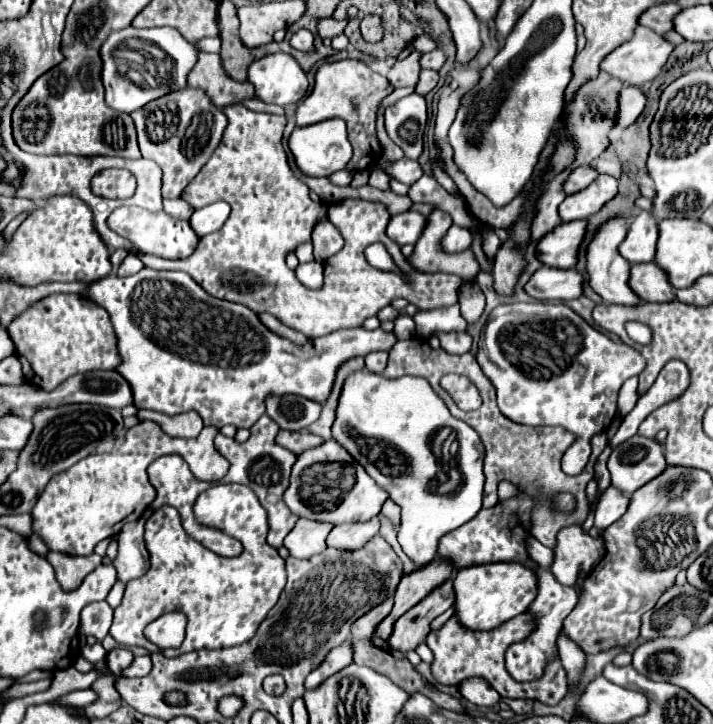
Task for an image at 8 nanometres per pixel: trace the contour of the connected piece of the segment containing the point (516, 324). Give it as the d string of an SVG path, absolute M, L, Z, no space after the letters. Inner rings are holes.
M563 303L499 305L489 315L489 321L485 325L485 339L475 357L483 373L497 389L497 405L501 415L505 415L513 423L531 427L561 425L563 429L577 435L575 447L569 447L561 459L561 469L567 475L579 475L579 471L583 471L591 453L589 439L597 433L607 431L617 413L617 397L621 385L631 375L639 375L645 369L645 359L633 347L611 341L607 335L593 329L589 323L585 323L585 319L581 319Z

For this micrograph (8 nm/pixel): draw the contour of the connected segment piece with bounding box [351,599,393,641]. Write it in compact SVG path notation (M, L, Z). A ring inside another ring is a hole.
M387 599L381 605L377 605L375 609L371 609L365 617L357 619L351 627L351 637L357 641L357 639L365 639L365 637L375 635L375 627L391 613L391 607L393 607L393 601Z

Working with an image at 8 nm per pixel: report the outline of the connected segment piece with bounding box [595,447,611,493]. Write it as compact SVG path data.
M607 447L607 449L599 455L599 459L597 459L597 463L595 463L595 479L597 479L597 485L599 485L599 493L609 485L609 471L607 471L607 467L605 467L607 459L609 459L609 453L611 453L611 449Z

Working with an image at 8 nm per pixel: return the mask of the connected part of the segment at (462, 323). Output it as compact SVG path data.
M459 305L433 309L433 311L419 311L413 317L417 325L417 335L429 337L433 331L465 331L467 321L461 317Z

